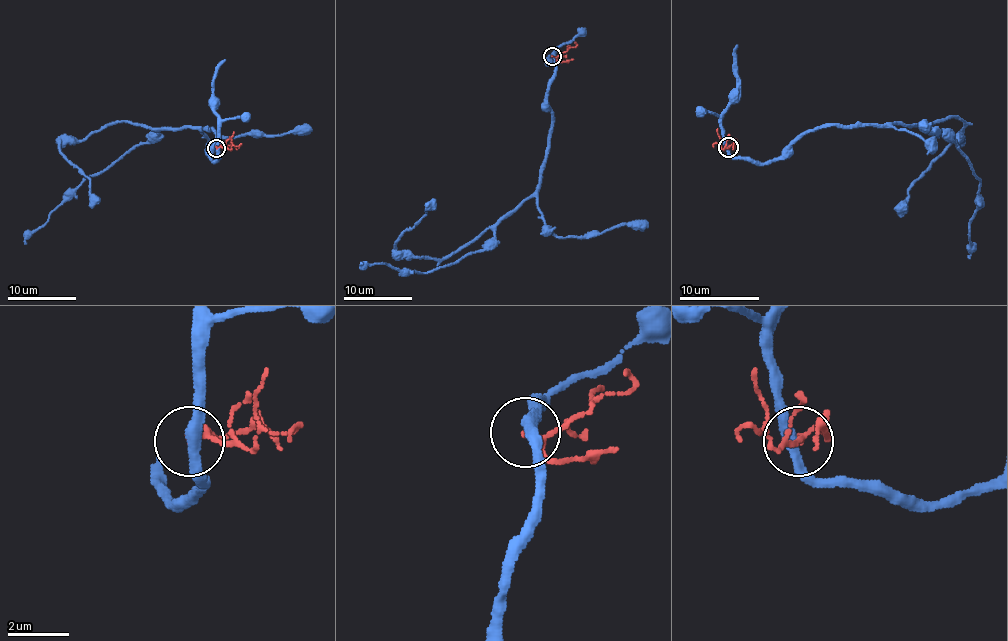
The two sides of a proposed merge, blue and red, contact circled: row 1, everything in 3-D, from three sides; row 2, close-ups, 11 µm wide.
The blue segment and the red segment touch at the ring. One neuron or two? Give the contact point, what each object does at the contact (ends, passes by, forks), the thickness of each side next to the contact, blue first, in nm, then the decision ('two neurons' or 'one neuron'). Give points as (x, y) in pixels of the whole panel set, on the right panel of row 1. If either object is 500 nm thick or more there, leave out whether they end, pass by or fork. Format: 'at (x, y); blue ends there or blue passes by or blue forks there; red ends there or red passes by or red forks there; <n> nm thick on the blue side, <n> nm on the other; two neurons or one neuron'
at (728, 147); blue passes by; red passes by; 360 nm thick on the blue side, 120 nm on the other; two neurons

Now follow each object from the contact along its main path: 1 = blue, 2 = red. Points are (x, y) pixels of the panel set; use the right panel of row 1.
1: (728, 148), (764, 163), (827, 126), (956, 116), (962, 138), (912, 185), (901, 217)
2: (728, 148), (730, 146), (722, 148), (718, 128)

